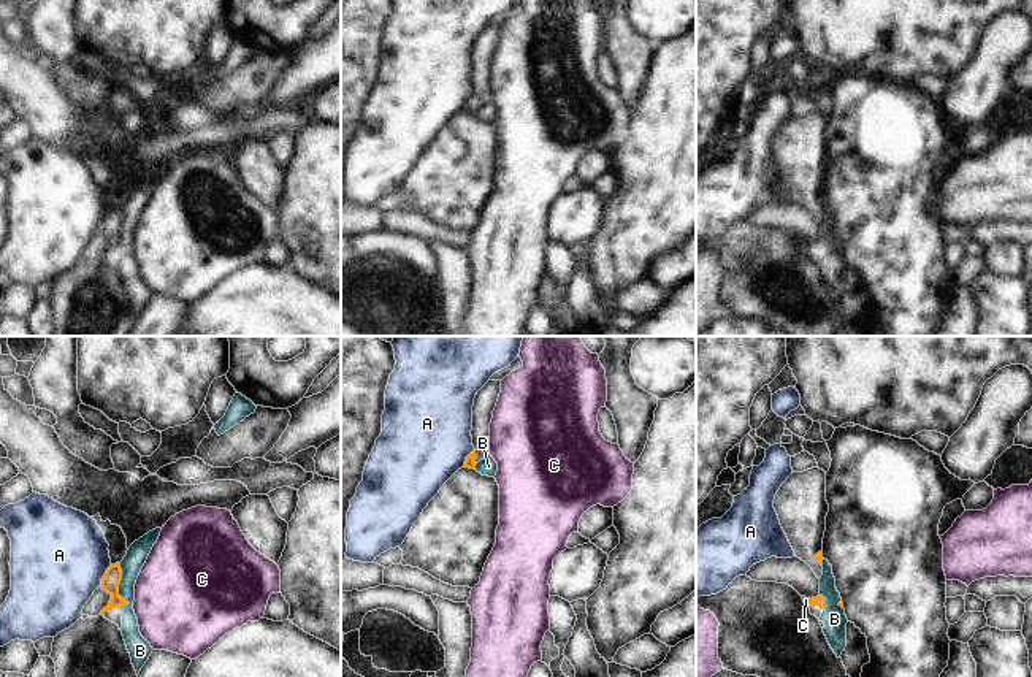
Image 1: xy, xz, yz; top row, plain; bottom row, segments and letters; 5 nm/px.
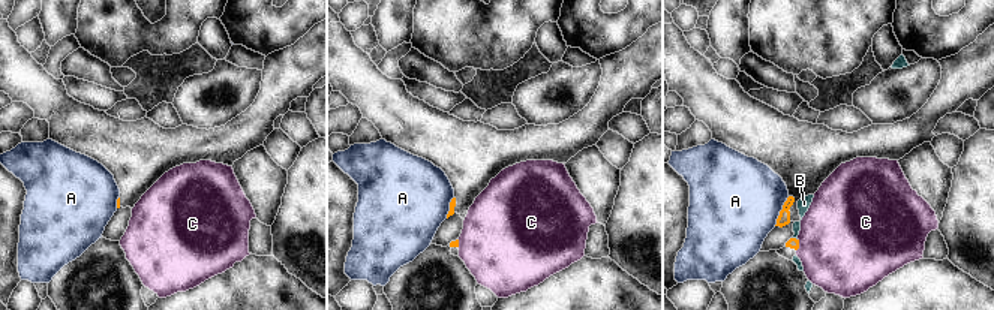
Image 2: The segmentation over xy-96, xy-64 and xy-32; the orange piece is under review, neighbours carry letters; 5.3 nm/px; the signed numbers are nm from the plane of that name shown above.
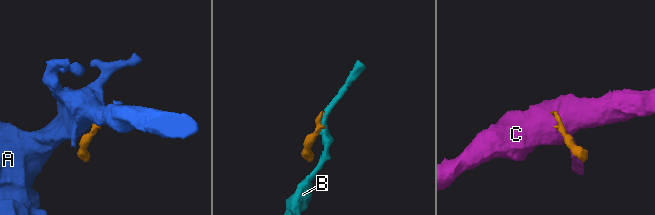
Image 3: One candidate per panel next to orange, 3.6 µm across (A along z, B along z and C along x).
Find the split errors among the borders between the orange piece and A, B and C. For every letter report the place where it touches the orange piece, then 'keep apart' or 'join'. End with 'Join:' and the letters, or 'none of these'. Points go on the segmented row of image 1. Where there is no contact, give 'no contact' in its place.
A: xy (103, 576) | keep apart
B: xy (118, 587) | keep apart
C: yz (810, 603) | keep apart
Join: none of these

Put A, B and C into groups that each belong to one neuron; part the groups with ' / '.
A / B / C

